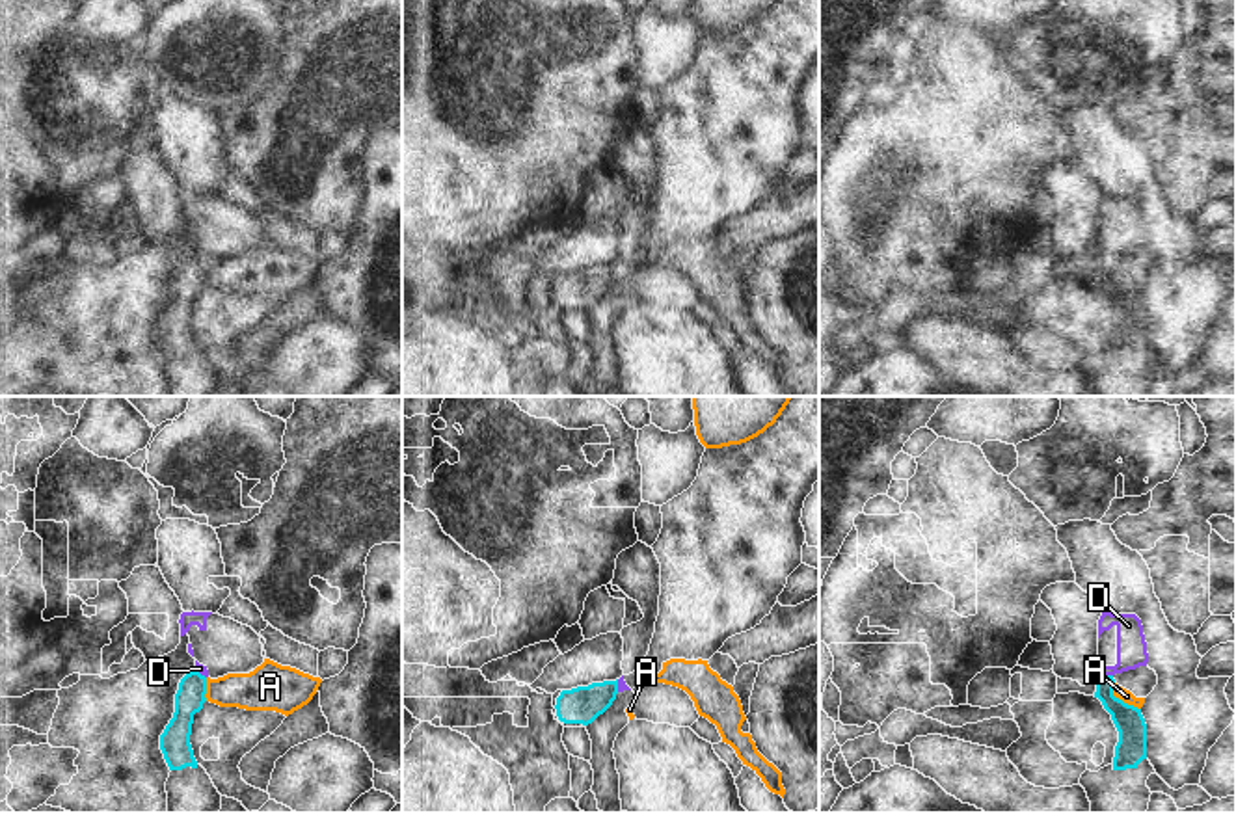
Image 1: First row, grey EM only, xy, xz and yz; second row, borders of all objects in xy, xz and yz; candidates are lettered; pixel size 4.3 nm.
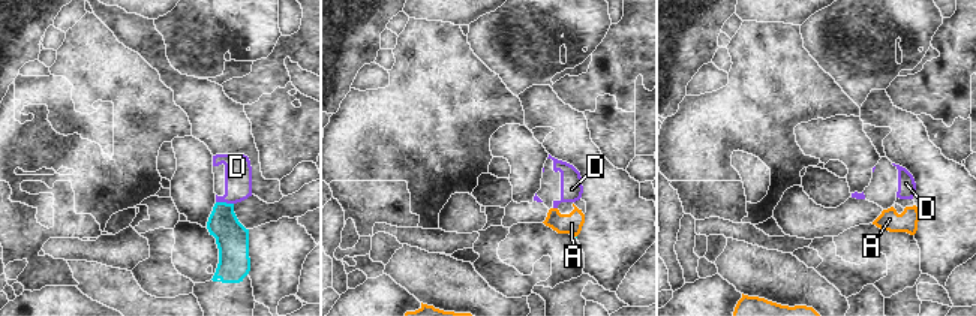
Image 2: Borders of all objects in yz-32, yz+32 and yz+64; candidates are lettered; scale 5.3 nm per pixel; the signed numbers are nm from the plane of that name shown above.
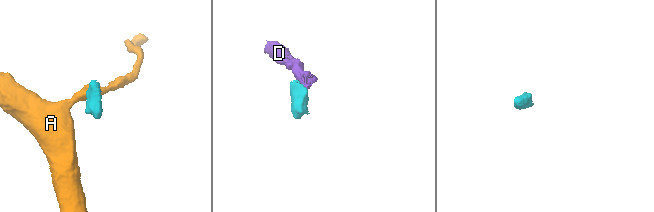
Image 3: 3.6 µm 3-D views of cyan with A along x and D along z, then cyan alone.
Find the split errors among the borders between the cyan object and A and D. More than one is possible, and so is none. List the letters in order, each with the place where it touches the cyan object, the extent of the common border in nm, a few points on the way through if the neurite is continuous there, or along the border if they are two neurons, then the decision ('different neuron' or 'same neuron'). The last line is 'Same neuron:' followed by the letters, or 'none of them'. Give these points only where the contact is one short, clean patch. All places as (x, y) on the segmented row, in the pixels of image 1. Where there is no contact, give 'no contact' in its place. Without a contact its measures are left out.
A: meets cyan in yz at (1121, 700); contact 170 nm long; border along yz (1112, 685), (1115, 696), (1140, 709); different neuron
D: meets cyan in yz at (1108, 676); contact 50 nm long; border along yz (1102, 674), (1112, 676); different neuron
Same neuron: none of them

